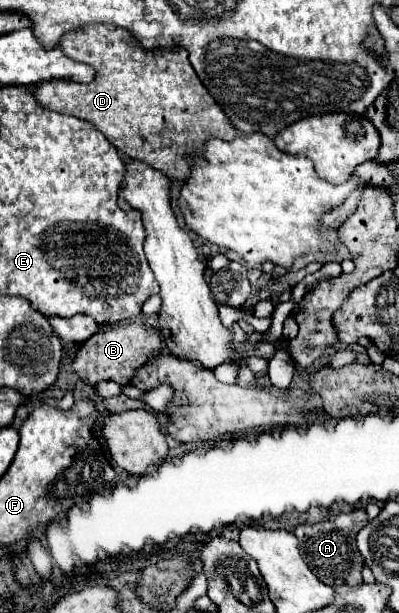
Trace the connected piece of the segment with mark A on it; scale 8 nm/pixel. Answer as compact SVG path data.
M352 510L348 514L338 514L330 520L314 522L314 524L302 524L294 530L296 538L300 540L300 554L304 562L310 566L310 570L328 586L336 588L340 584L358 586L362 582L362 556L356 548L356 534L360 528L368 524L368 516L364 510Z

